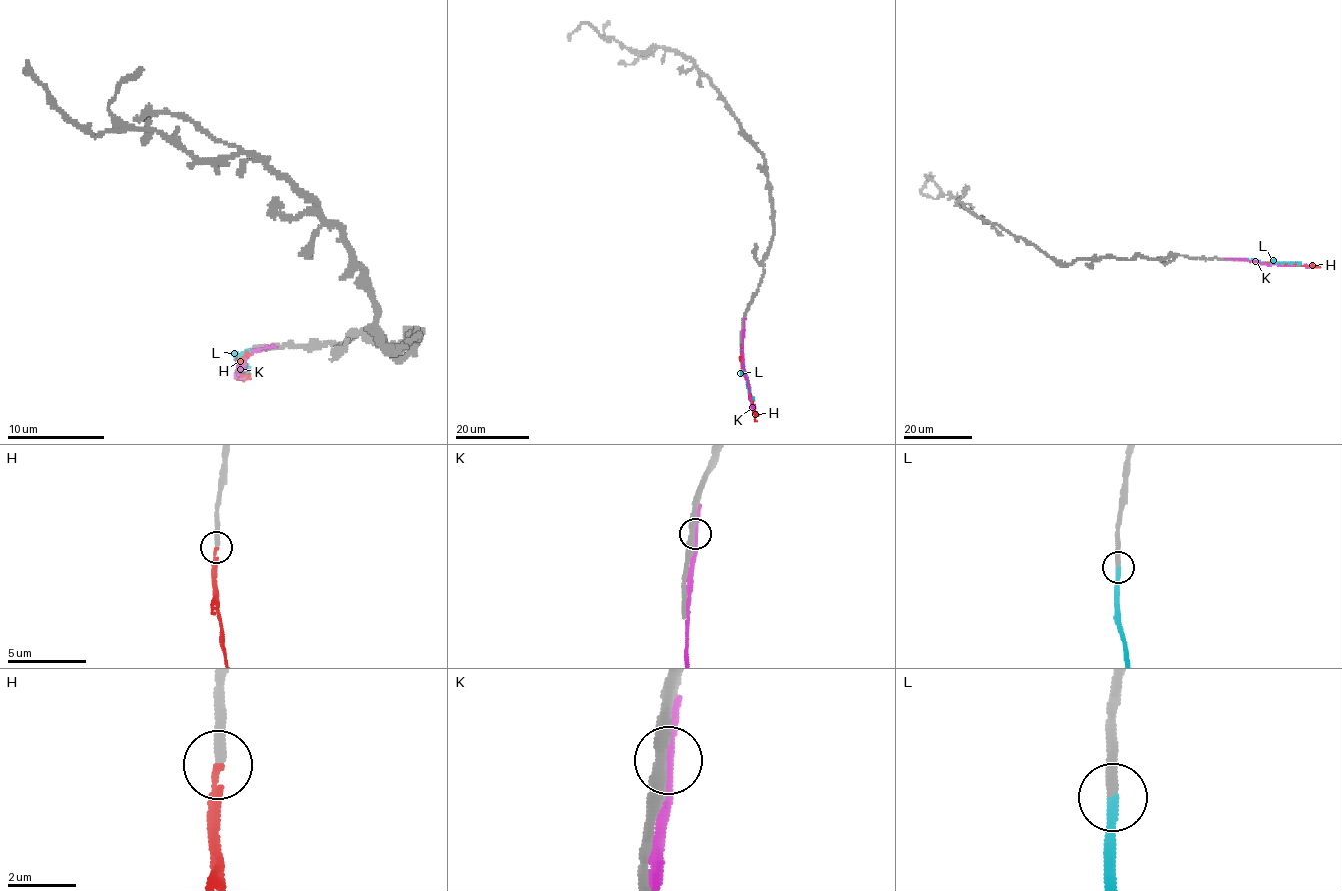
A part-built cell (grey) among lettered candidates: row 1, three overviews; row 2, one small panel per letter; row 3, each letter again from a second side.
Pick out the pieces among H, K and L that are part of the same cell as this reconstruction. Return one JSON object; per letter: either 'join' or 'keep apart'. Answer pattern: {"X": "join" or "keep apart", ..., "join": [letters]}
{"H": "keep apart", "K": "keep apart", "L": "join", "join": ["L"]}

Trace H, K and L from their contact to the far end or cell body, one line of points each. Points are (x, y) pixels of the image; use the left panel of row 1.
H: (250, 351), (236, 362), (241, 365), (237, 369), (244, 375), (241, 379)
K: (268, 347), (248, 352), (239, 363), (241, 371), (236, 372), (240, 378)
L: (250, 351), (244, 352), (237, 364), (248, 370)

